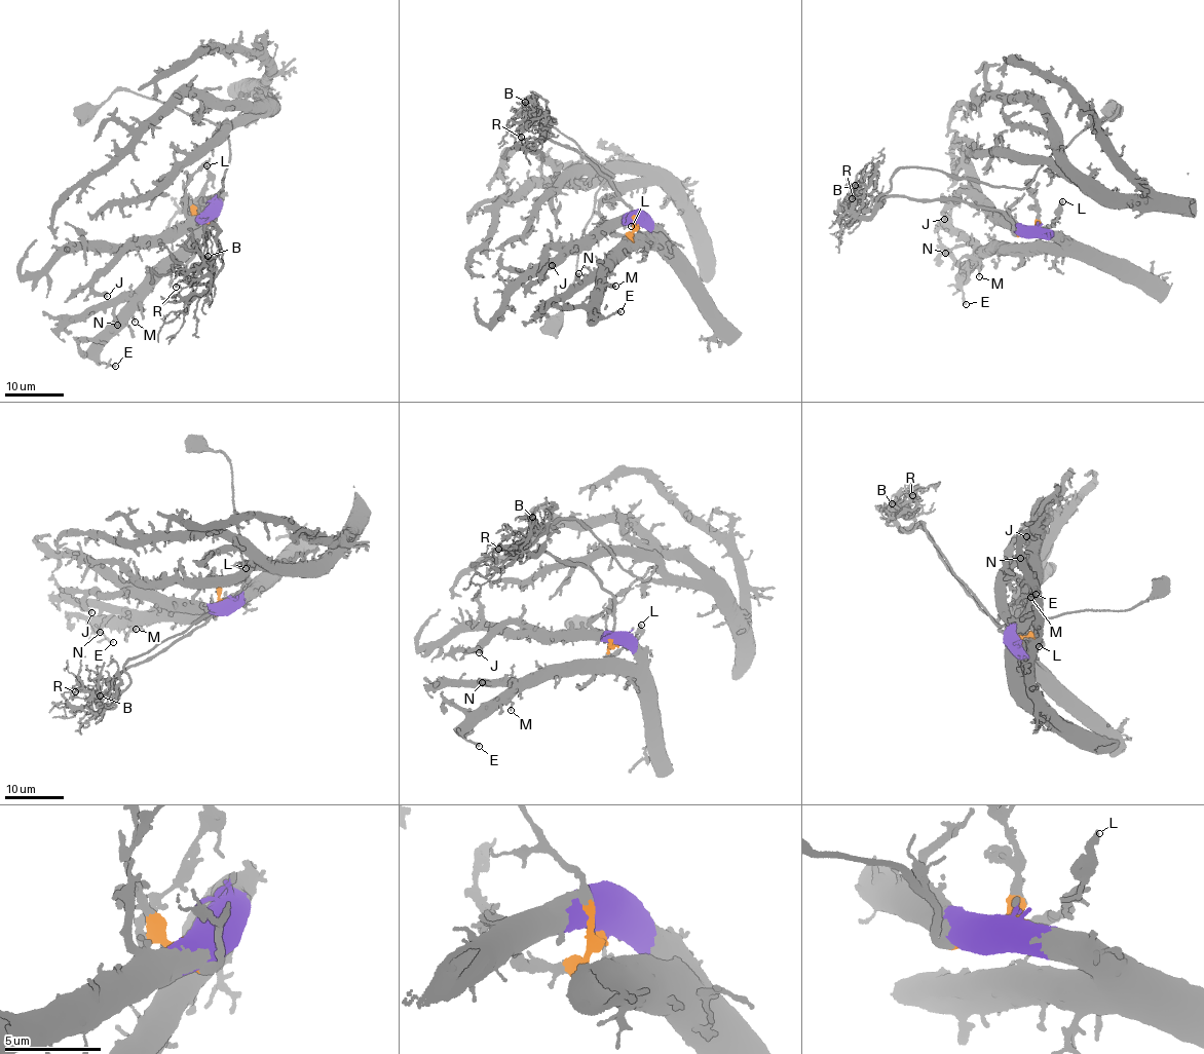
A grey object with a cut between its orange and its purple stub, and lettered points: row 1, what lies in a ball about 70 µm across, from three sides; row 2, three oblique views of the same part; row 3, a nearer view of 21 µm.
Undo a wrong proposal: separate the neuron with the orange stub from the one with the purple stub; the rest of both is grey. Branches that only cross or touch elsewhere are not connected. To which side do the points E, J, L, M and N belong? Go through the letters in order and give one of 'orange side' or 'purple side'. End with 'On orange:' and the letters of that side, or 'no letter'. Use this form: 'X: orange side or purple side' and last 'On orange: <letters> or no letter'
E: purple side
J: purple side
L: orange side
M: purple side
N: purple side
On orange: L

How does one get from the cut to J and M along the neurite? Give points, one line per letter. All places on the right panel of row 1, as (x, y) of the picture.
J: (1033, 231), (1019, 227), (964, 191), (953, 204), (945, 209), (944, 219)
M: (1033, 231), (1049, 233), (1061, 243), (1041, 241), (1015, 246), (1006, 241), (980, 260), (978, 276)

